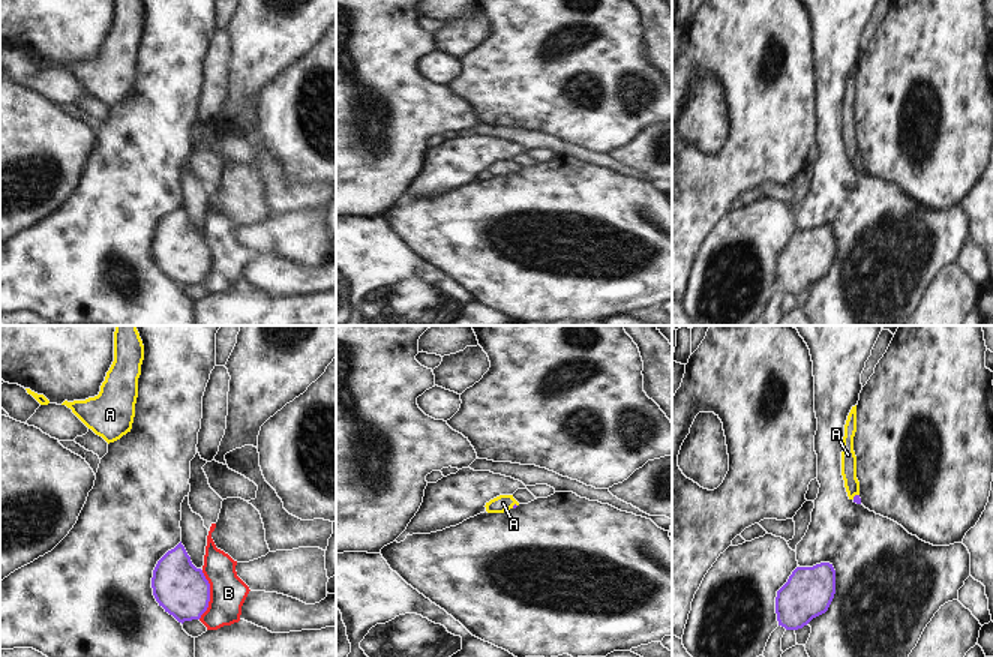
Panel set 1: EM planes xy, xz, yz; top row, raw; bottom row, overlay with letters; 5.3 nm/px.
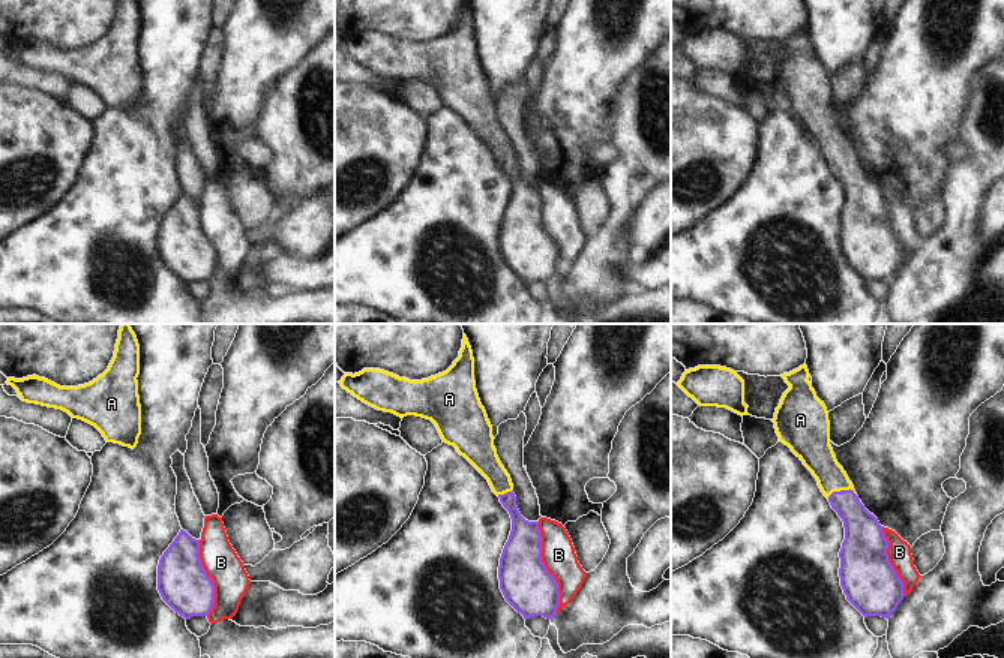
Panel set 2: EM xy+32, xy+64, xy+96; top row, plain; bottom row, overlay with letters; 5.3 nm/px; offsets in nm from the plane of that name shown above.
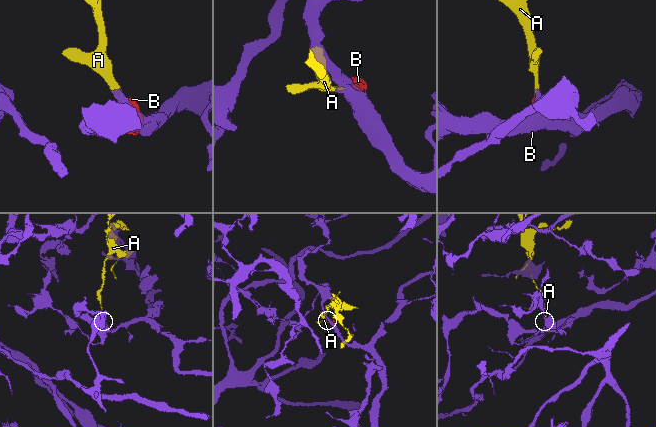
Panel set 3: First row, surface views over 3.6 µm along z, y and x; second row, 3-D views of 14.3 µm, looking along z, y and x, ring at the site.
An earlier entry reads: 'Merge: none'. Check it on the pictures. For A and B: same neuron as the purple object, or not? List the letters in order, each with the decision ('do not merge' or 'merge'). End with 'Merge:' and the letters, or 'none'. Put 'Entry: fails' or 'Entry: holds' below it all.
A: merge
B: do not merge
Merge: A
Entry: fails

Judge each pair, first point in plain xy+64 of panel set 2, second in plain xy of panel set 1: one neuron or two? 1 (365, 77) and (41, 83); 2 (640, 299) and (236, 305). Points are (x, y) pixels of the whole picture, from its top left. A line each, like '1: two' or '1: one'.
1: one
2: one

